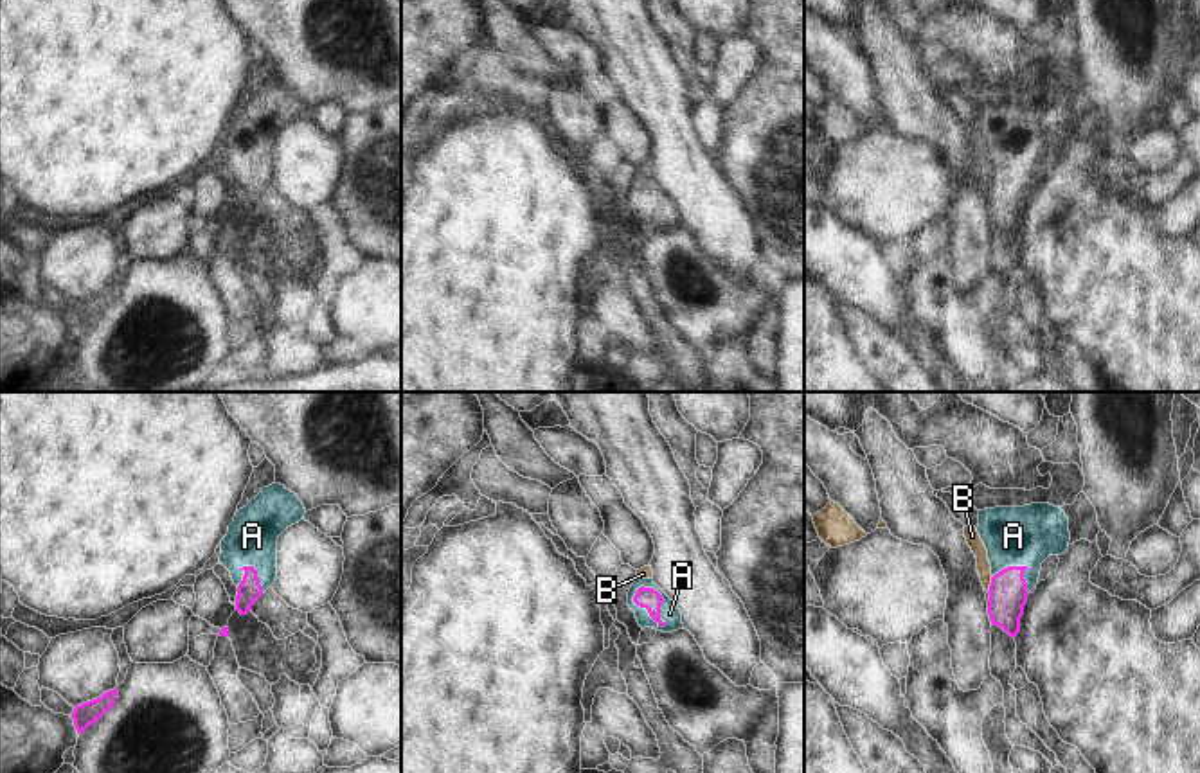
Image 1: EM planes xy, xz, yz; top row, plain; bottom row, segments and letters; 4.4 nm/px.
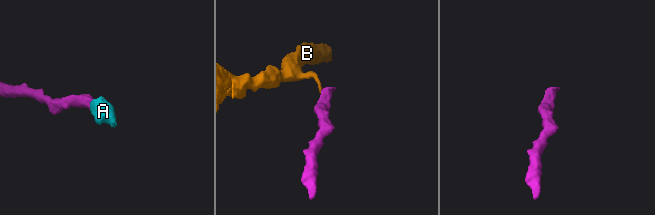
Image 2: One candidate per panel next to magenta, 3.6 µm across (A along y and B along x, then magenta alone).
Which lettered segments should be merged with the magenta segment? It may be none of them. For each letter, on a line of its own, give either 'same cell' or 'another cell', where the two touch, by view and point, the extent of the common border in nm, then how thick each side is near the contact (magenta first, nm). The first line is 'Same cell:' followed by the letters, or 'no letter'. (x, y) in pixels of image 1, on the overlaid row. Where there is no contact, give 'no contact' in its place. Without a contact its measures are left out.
Same cell: A
A: same cell; contact xz (662, 601); length 220 nm; calibres 100 and 90 nm
B: another cell; contact yz (992, 583); length 80 nm; calibres 180 and 70 nm

